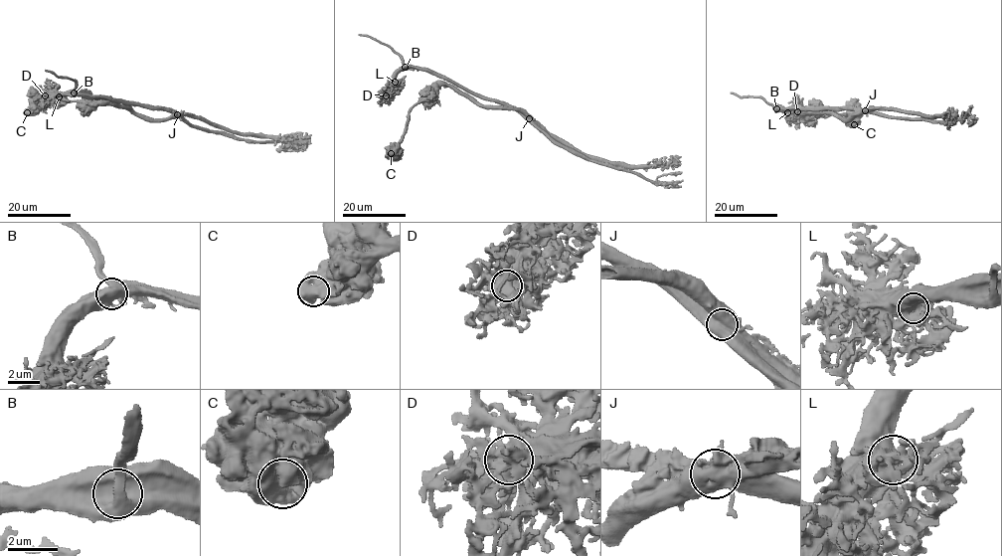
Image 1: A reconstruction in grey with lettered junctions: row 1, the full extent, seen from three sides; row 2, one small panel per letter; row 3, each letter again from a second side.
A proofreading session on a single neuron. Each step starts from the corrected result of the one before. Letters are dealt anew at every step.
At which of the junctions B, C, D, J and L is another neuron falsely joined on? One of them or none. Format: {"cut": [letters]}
{"cut": ["J"]}

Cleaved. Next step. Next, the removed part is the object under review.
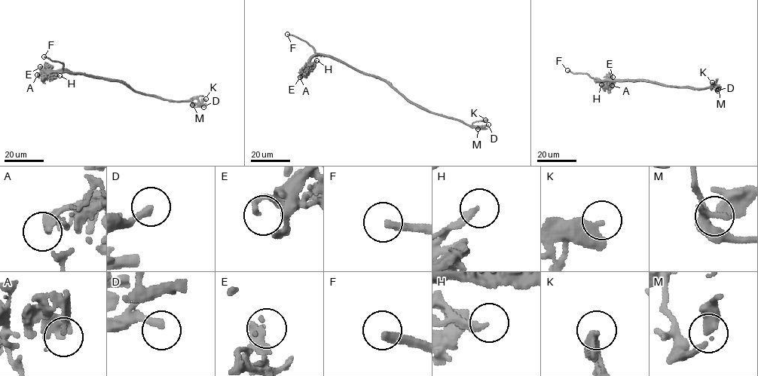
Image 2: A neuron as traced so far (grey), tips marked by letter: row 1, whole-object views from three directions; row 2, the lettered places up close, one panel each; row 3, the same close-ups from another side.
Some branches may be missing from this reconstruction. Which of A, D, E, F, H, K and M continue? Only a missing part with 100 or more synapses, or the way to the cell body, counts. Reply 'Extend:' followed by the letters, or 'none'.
Extend: F

